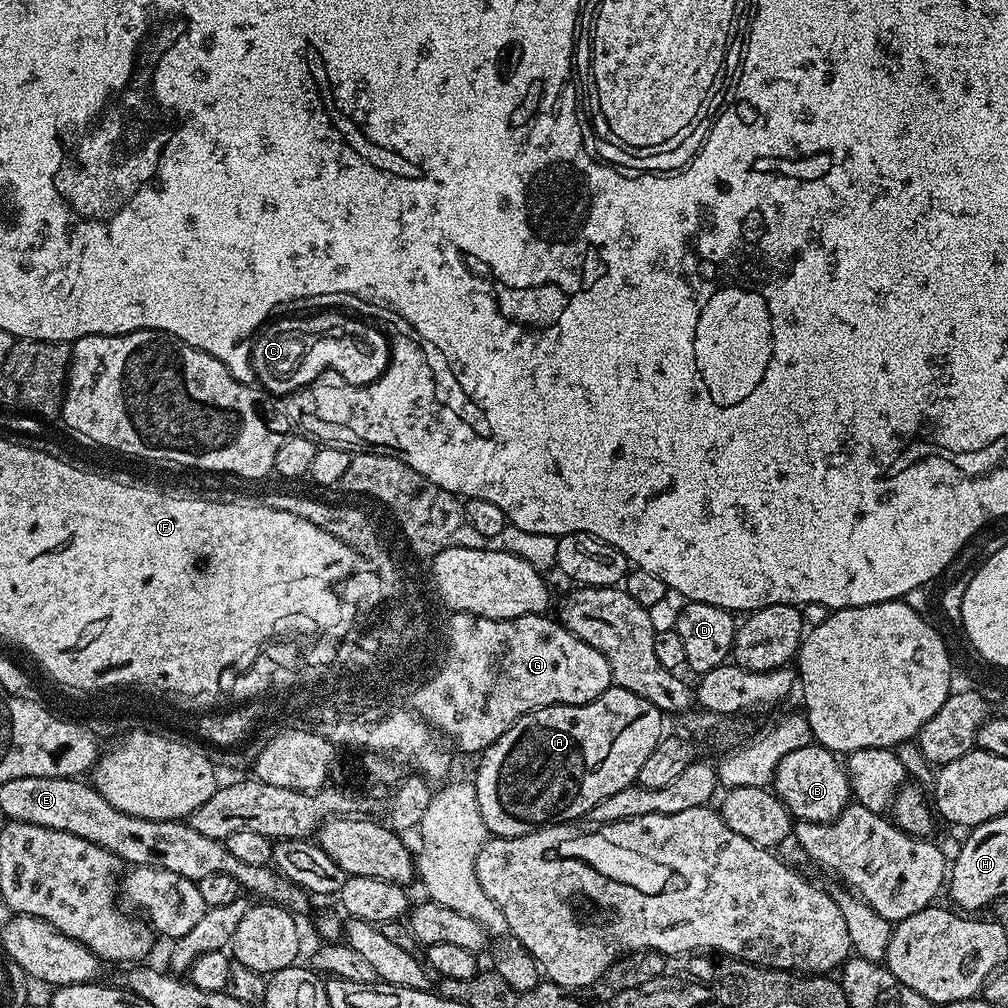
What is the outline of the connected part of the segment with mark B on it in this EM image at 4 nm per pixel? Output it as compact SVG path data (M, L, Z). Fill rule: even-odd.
M813 742L802 746L802 750L786 754L786 758L778 762L771 787L796 820L828 824L850 803L852 787L848 784L848 774L845 765L836 760L839 760L837 753Z

